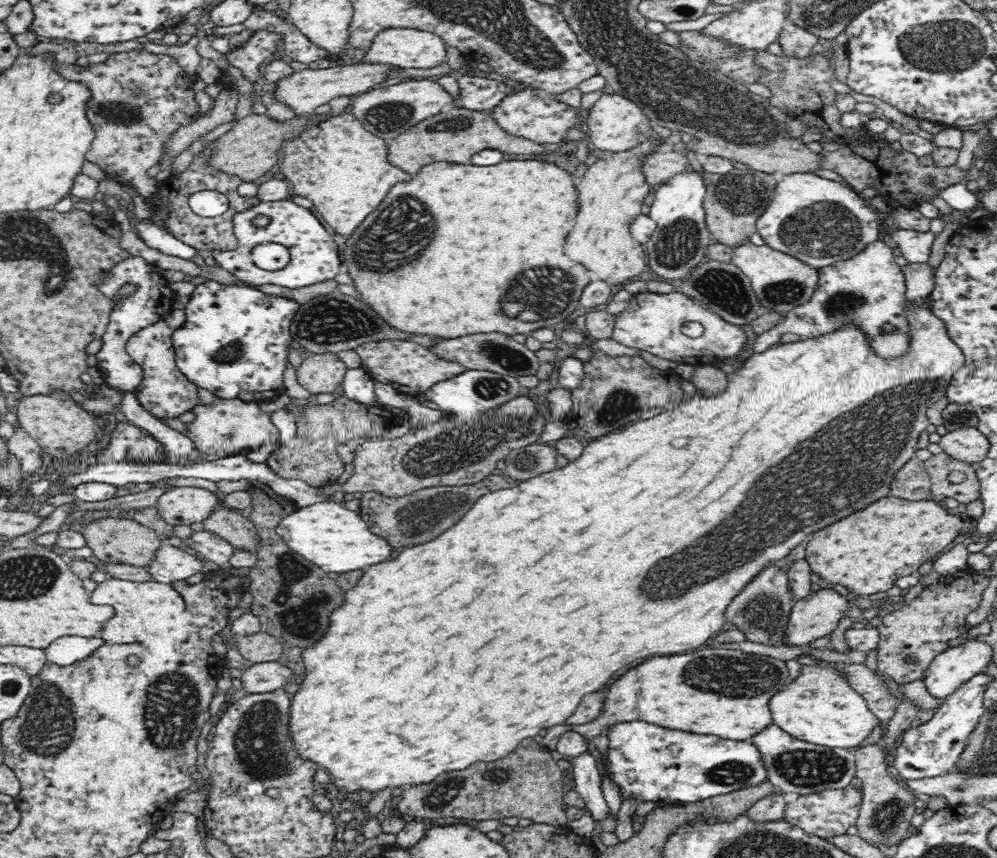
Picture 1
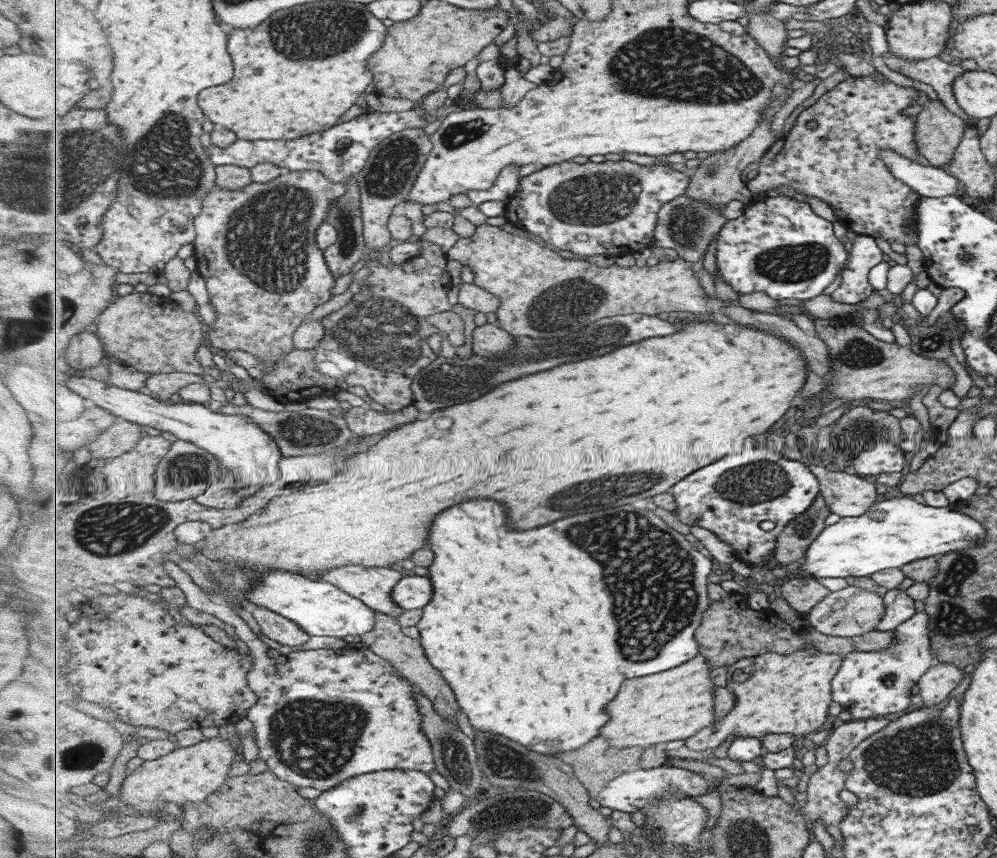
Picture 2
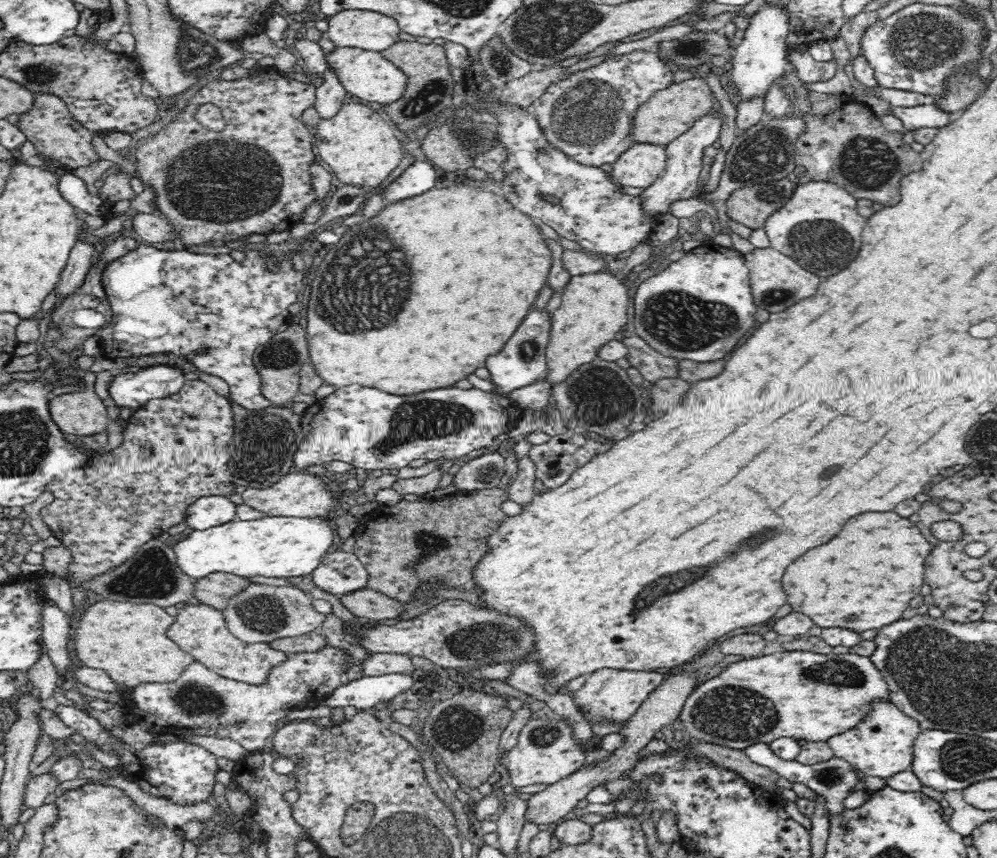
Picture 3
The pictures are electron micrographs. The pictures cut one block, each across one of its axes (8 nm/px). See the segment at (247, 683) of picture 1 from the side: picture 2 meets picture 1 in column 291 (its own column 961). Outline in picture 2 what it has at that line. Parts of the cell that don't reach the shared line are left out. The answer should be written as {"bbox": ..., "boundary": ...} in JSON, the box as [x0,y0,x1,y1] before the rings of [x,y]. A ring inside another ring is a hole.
{"bbox":[916,661,964,707],"boundary":[[[934,661],[916,682],[922,699],[921,707],[931,707],[945,699],[963,675],[964,672],[954,664]]]}

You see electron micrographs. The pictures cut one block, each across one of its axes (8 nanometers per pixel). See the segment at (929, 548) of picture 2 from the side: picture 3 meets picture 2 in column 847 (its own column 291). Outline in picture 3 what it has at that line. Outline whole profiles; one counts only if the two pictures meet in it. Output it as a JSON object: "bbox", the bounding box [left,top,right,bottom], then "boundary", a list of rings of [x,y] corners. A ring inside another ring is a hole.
{"bbox":[172,516,332,580],"boundary":[[[262,516],[254,520],[238,518],[206,530],[194,530],[182,541],[172,542],[178,566],[183,574],[201,580],[212,573],[236,576],[267,576],[268,578],[290,578],[310,574],[322,562],[323,556],[332,546],[332,531],[328,521],[322,517]]]}

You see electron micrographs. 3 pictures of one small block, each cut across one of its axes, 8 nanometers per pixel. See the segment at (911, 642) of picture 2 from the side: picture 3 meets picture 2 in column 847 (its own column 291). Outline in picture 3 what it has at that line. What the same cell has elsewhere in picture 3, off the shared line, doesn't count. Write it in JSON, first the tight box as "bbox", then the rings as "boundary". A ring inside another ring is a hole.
{"bbox":[117,643,355,751],"boundary":[[[327,643],[320,651],[299,652],[286,655],[285,662],[270,670],[268,680],[262,684],[248,684],[216,674],[201,662],[194,661],[178,675],[178,678],[168,683],[142,683],[138,686],[127,687],[122,699],[117,703],[124,703],[126,723],[140,724],[152,734],[170,733],[179,737],[191,734],[200,736],[214,736],[216,738],[230,738],[238,742],[248,751],[264,749],[266,740],[276,730],[276,724],[284,720],[292,710],[304,710],[322,705],[322,700],[332,690],[344,682],[344,674],[348,666],[355,662],[354,656],[346,649],[338,648]]]}

